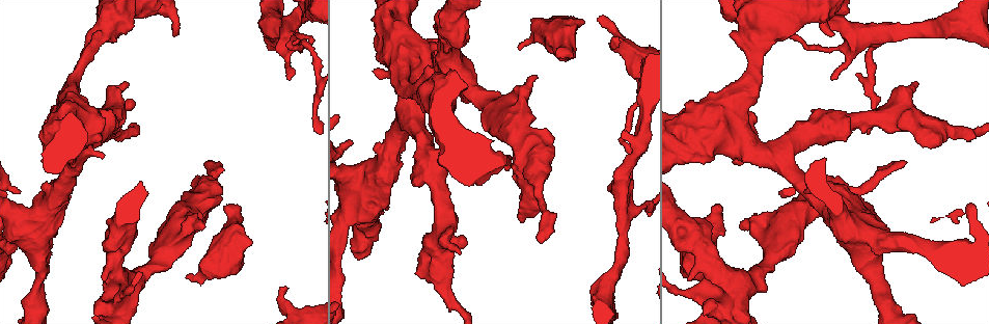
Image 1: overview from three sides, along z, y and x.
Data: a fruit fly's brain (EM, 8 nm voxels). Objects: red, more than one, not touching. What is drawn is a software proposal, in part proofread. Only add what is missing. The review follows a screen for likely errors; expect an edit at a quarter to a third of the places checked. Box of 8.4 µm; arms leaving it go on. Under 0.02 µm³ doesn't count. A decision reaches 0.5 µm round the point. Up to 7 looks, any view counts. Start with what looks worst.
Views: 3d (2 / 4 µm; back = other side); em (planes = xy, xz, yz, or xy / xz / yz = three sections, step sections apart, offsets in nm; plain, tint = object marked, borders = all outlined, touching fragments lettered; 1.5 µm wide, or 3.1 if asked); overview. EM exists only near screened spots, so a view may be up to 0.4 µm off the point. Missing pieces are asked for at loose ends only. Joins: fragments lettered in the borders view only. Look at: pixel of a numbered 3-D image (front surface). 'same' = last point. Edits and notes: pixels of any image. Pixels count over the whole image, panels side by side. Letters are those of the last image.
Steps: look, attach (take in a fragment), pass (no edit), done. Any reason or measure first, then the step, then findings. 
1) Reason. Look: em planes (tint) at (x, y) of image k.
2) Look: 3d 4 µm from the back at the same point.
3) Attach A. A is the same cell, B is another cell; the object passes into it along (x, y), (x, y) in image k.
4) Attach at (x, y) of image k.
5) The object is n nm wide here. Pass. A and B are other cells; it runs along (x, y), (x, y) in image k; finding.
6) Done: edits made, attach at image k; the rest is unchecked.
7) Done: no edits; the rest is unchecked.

Stops while still wide. Look: 3d 2 µm at (225, 209) of image 1.

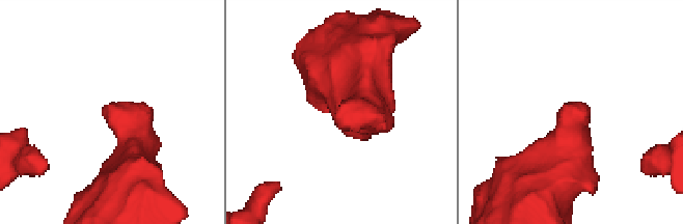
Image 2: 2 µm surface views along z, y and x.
Look: em planes (borders) at (584, 111) of image 2.

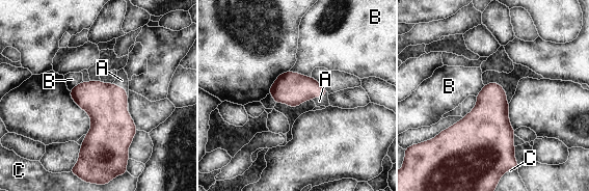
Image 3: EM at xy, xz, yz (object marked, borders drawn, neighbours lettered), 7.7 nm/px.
Attach A. A is the same cell, B and C are other cells; it goes on there.

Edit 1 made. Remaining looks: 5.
Branch stops here. Look: em xy step 8 (tint) at (830, 78) of image 1.

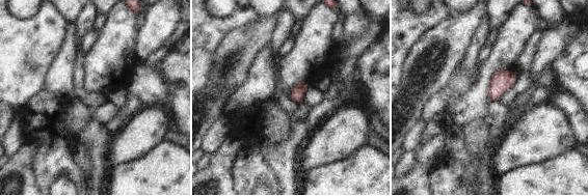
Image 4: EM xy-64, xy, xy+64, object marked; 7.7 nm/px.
Look: em planes (borders) at the same point.

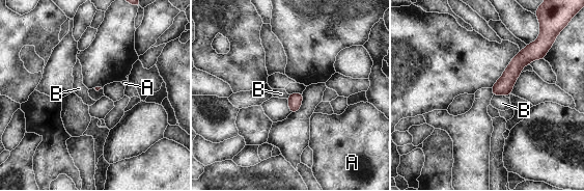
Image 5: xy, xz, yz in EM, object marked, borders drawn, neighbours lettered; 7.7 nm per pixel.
Pass. A and B are other cells; it runs along (531, 46), (531, 50), (495, 91) in image 5; none of them fits.

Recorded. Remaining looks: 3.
Thick end. Look: em planes (borders) at (519, 49) of image 1.

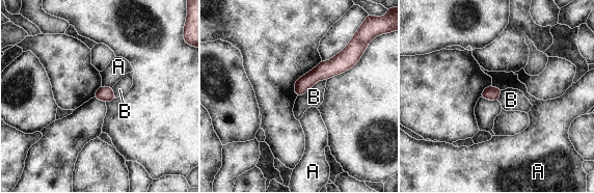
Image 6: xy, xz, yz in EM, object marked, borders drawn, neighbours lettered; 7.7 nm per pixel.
Pass. A and B are other cells; a border runs along (326, 79), (320, 79), (297, 97) in image 6; no lettered fragment goes on from it.

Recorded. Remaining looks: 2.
Done: edits made, attach at image 3; the rest is unchecked.

